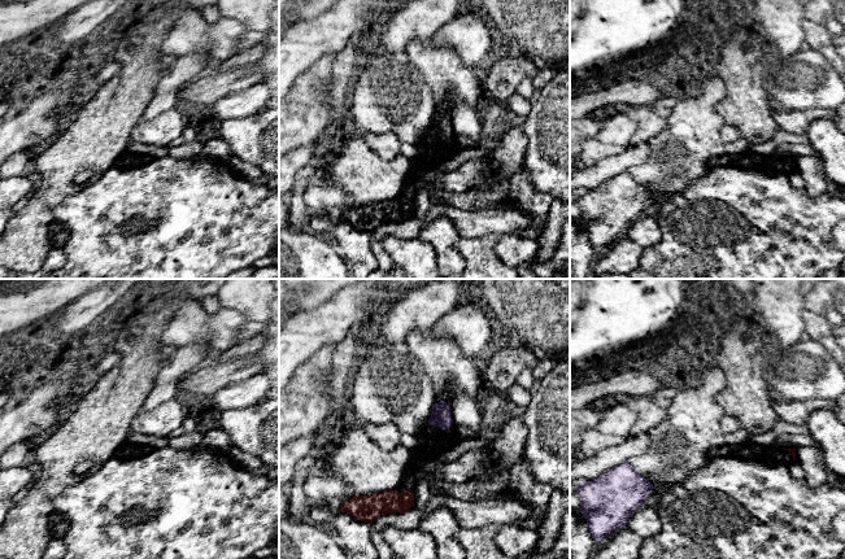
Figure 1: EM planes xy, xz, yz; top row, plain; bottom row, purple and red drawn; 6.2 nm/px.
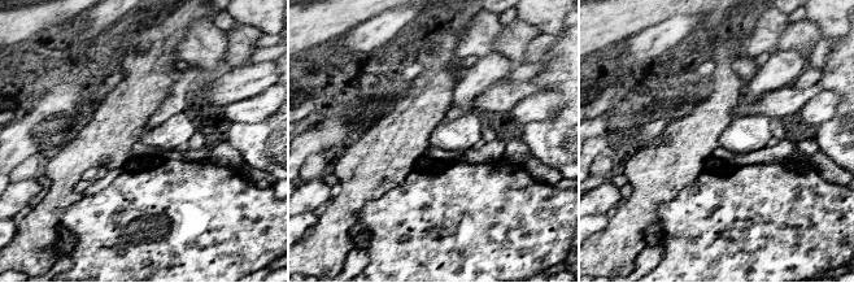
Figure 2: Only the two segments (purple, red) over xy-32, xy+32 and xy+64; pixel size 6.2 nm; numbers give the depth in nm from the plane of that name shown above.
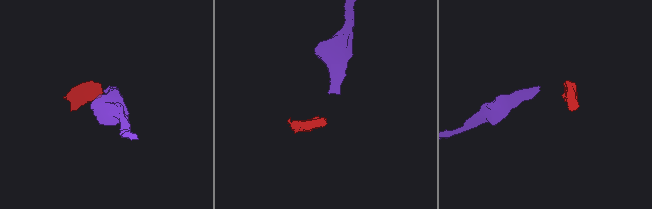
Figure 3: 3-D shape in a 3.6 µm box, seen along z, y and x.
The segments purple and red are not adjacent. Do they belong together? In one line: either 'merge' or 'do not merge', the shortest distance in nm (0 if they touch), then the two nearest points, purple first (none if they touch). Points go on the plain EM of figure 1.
merge; 420 nm apart; from purple across xz (428, 134), (410, 200)

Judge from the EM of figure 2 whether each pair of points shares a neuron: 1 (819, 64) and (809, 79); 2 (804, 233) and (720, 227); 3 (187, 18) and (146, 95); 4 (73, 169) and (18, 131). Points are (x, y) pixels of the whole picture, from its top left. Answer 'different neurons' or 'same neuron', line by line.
1: same neuron
2: same neuron
3: same neuron
4: different neurons

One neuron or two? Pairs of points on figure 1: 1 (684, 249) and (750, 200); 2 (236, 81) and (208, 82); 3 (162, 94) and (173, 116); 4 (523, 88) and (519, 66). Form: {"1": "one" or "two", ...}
{"1": "one", "2": "one", "3": "two", "4": "two"}

